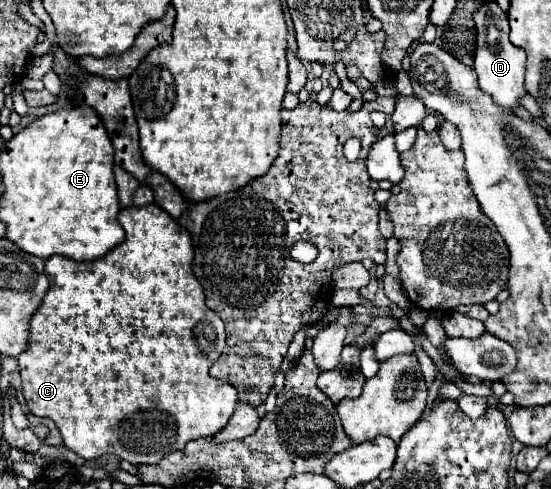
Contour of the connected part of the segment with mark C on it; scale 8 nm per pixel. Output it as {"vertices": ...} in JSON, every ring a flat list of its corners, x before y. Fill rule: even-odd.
{"vertices":[[149,204,149,206,129,206,119,212,119,224,127,232,123,244,115,246,111,252,97,260,87,260,87,262,77,262,67,256,51,256,45,262,45,274,49,278,49,292,45,294,39,310,31,318,31,328,29,328,29,342,27,350,19,354,19,372,23,380,23,396,27,402,27,408,35,416,45,416,51,418,63,438,65,448,77,452,83,458,99,458,103,454,117,454,119,458,131,462,131,464,155,464,159,462,165,454,183,450,187,442,217,434,223,430,227,420,231,418,235,404,237,404,237,388,231,386,229,382,223,382,219,378,209,376,209,368,213,362,219,358,219,354,225,348,225,330,223,330,223,320,219,314,207,308,205,304,205,294,203,286,199,286,199,280,193,276,191,262,193,262,193,246,191,246,191,234,183,230,183,226,177,224,163,208]]}

